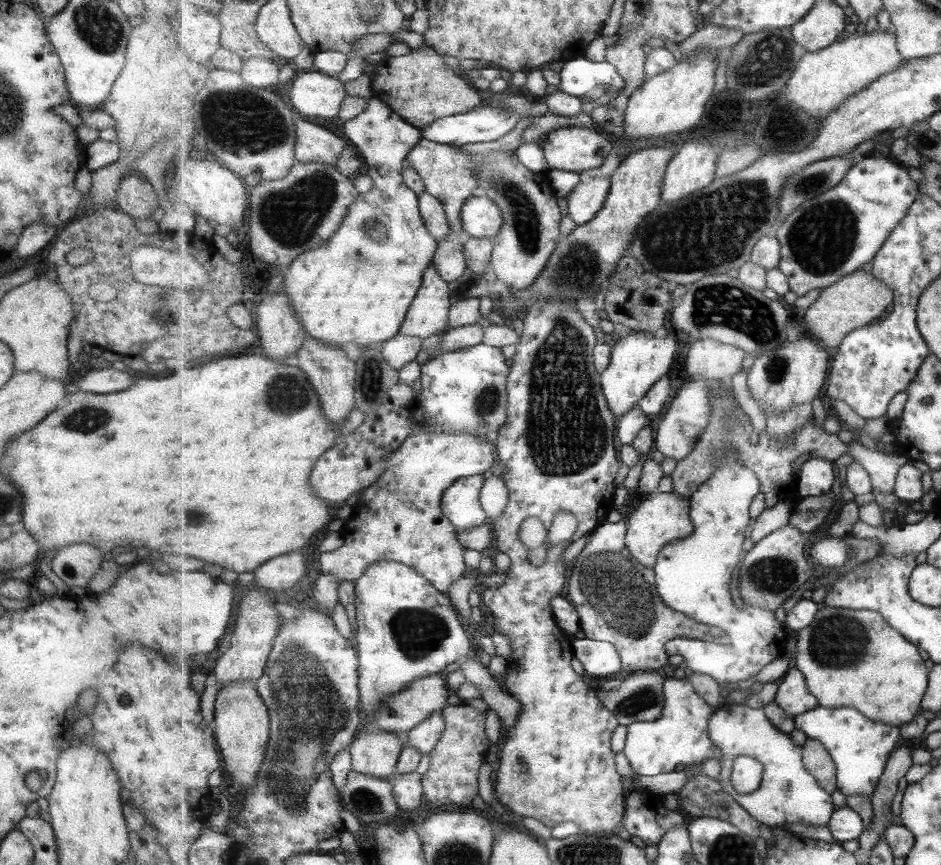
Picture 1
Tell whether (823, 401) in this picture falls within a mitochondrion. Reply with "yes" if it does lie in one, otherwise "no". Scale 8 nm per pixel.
no

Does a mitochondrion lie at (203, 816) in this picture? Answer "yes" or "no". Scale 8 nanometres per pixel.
no

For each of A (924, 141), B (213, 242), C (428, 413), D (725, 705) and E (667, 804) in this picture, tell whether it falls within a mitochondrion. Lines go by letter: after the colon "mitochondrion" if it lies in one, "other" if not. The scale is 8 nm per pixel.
A: mitochondrion
B: other
C: other
D: other
E: other

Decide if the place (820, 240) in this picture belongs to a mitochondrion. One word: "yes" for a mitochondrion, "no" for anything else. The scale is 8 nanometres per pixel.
yes

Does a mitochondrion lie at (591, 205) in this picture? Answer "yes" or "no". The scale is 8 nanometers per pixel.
no

